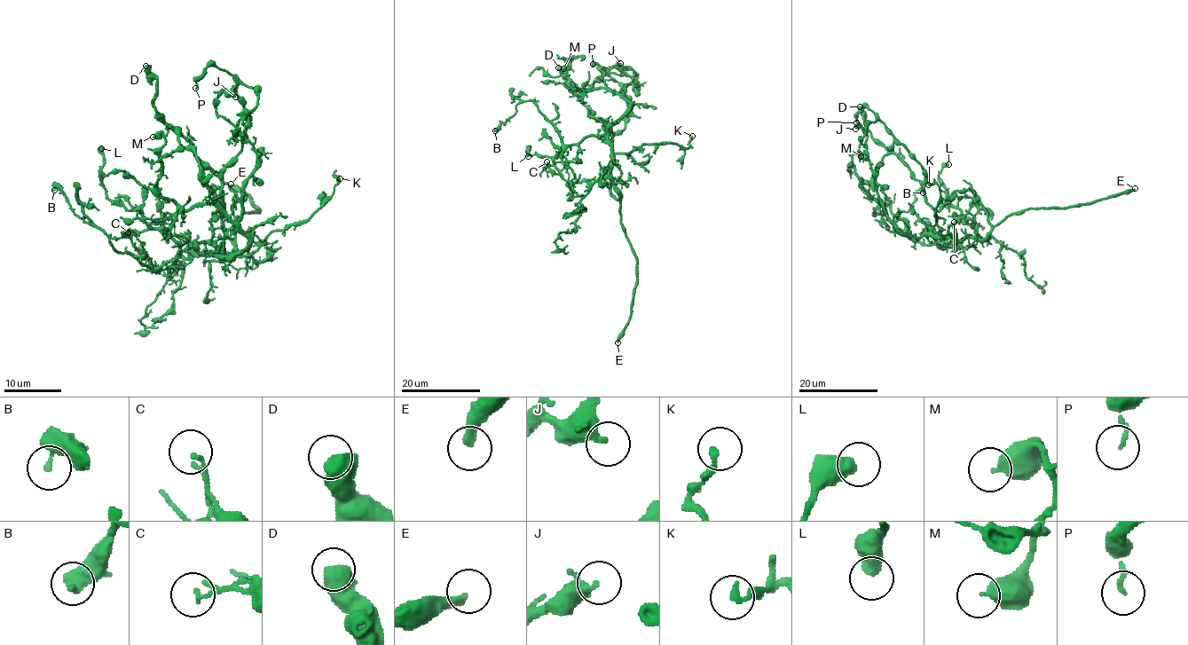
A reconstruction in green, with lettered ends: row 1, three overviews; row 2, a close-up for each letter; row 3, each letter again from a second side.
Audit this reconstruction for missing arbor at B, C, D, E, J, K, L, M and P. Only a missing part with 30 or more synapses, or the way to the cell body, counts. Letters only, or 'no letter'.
E

